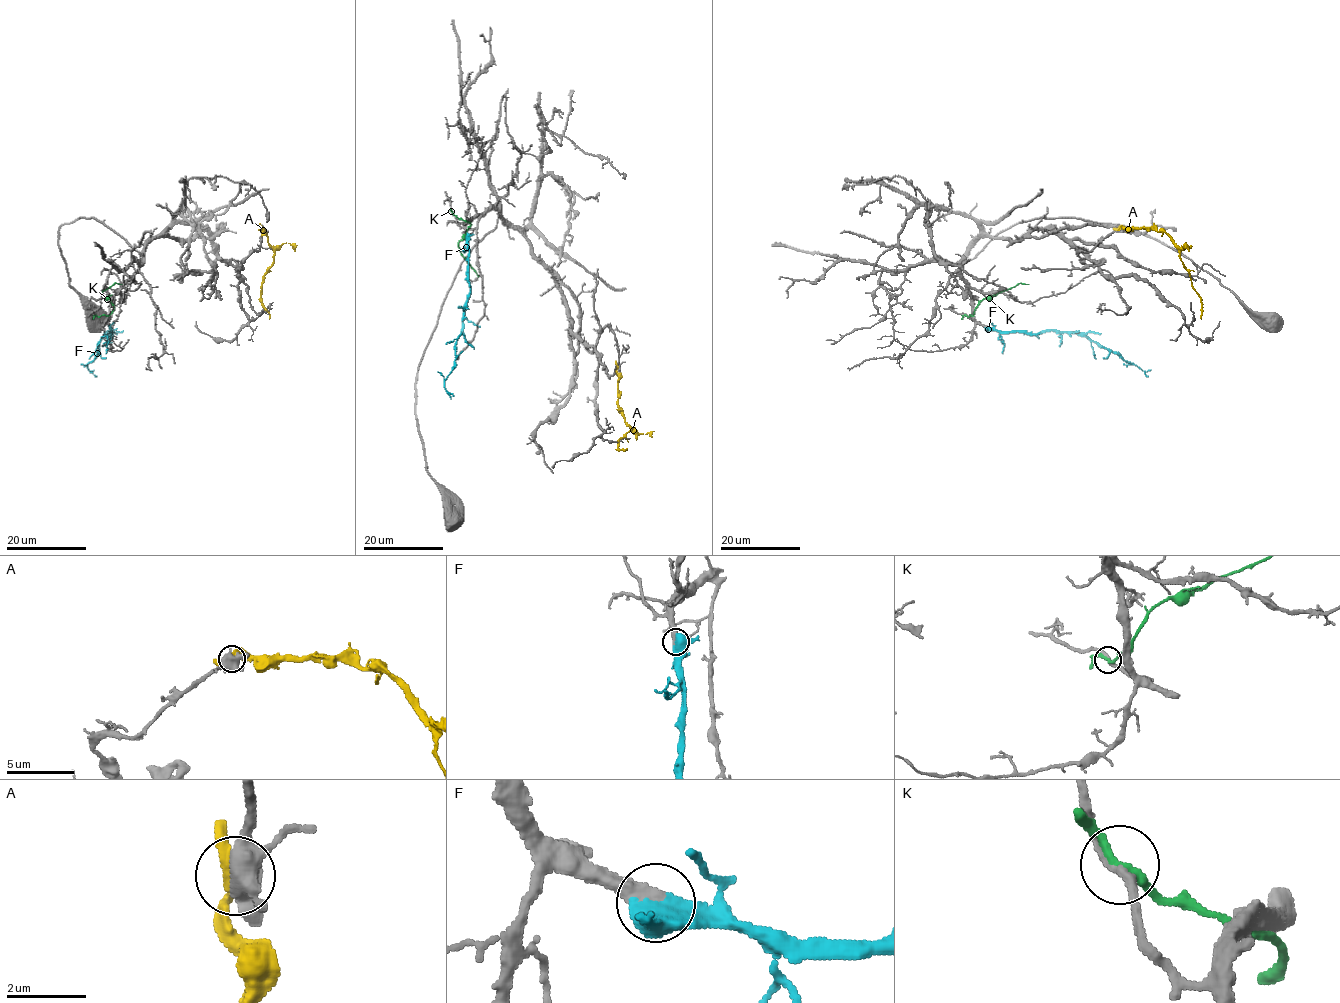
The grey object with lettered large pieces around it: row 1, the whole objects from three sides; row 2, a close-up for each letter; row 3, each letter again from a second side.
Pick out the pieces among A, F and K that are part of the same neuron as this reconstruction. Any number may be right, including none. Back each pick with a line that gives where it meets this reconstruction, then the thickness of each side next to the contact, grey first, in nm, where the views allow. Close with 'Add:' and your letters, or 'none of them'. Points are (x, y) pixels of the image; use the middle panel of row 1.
F: contact (466, 235); calibres 440 and 500 nm
Add: F

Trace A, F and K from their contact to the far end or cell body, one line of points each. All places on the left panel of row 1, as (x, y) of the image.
A: (260, 228), (274, 258), (264, 275), (261, 297), (269, 319)
F: (110, 327), (113, 332), (106, 332), (99, 341), (98, 354), (87, 364), (97, 376)
K: (98, 316), (109, 315), (114, 307), (102, 292), (115, 283), (122, 284)

